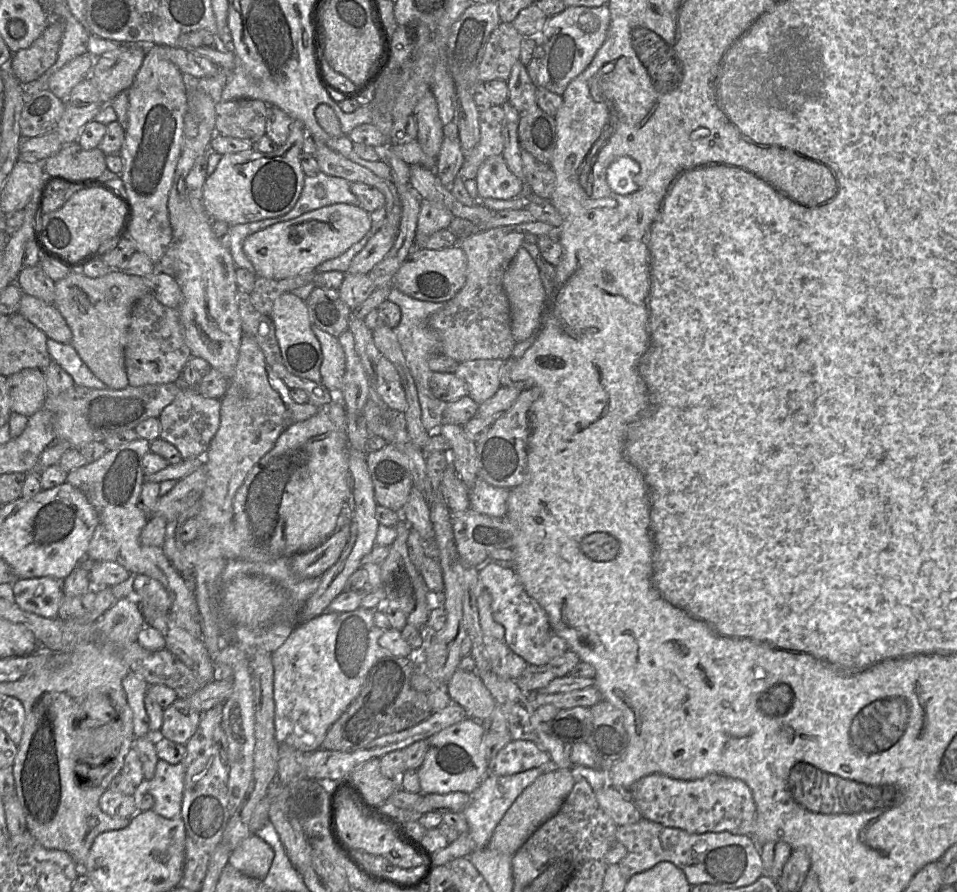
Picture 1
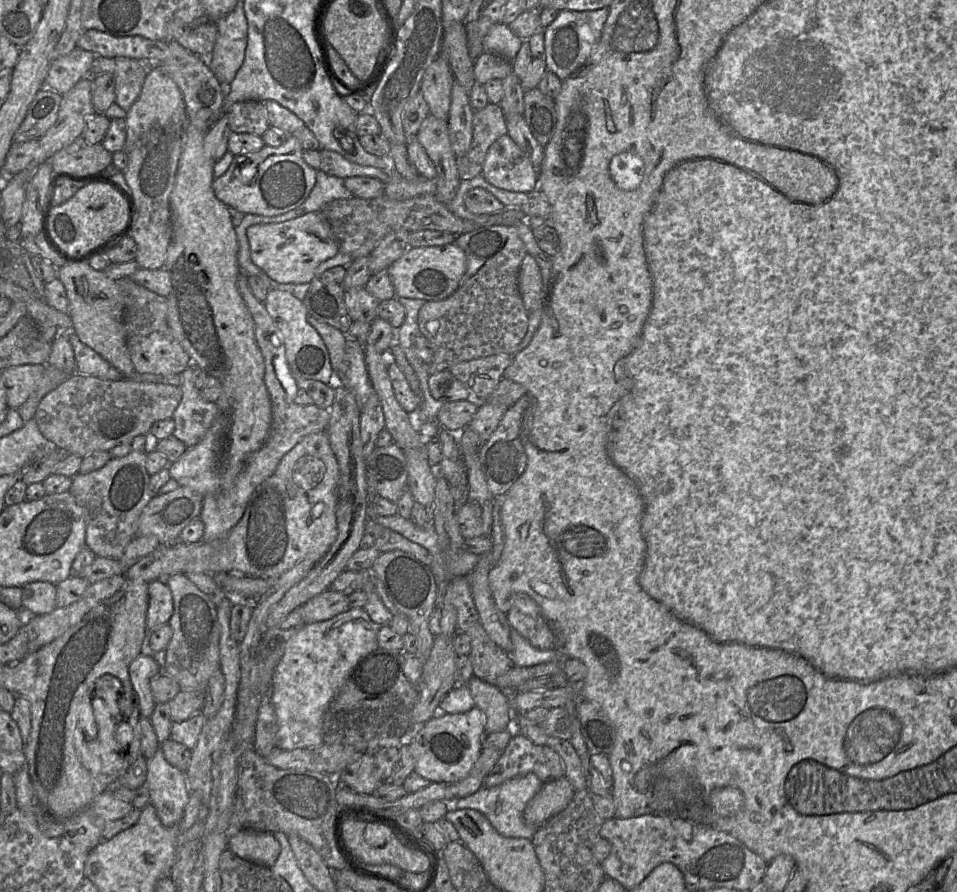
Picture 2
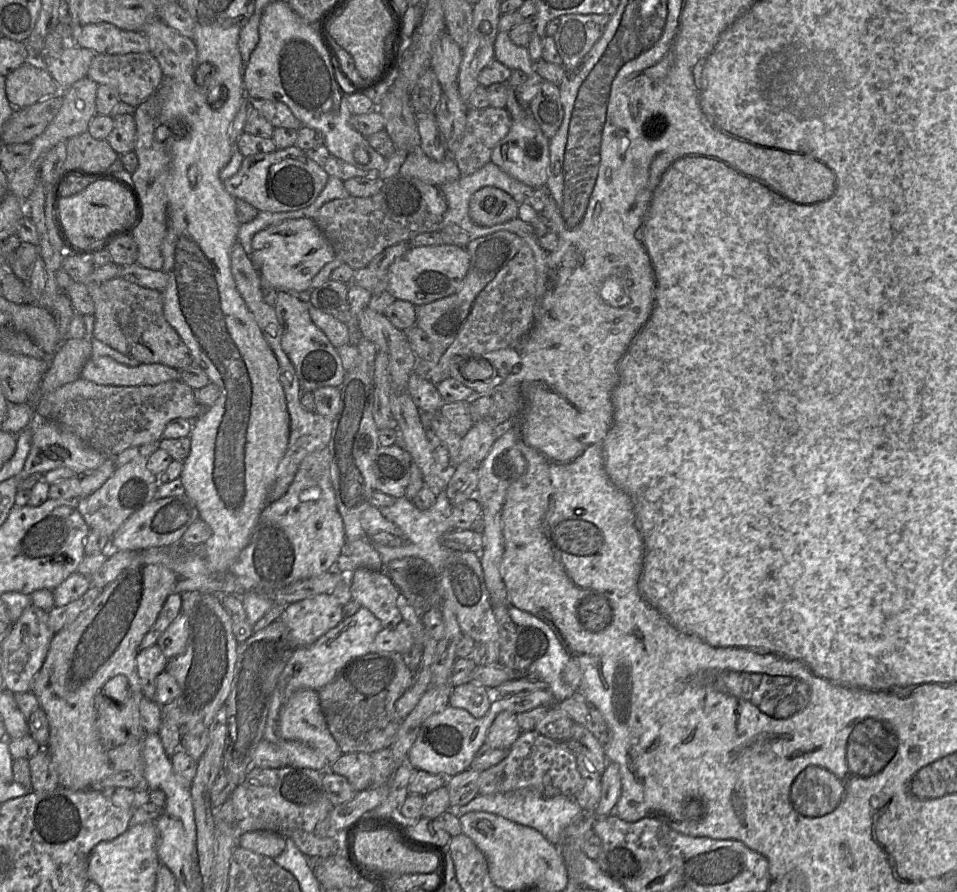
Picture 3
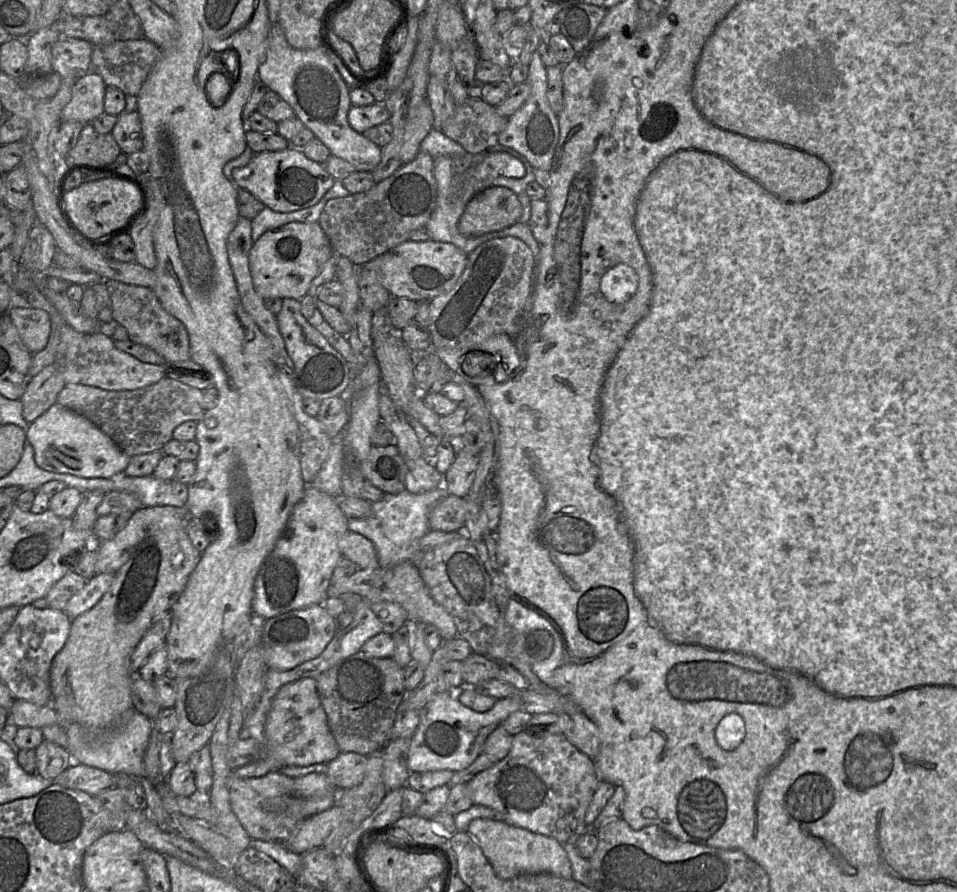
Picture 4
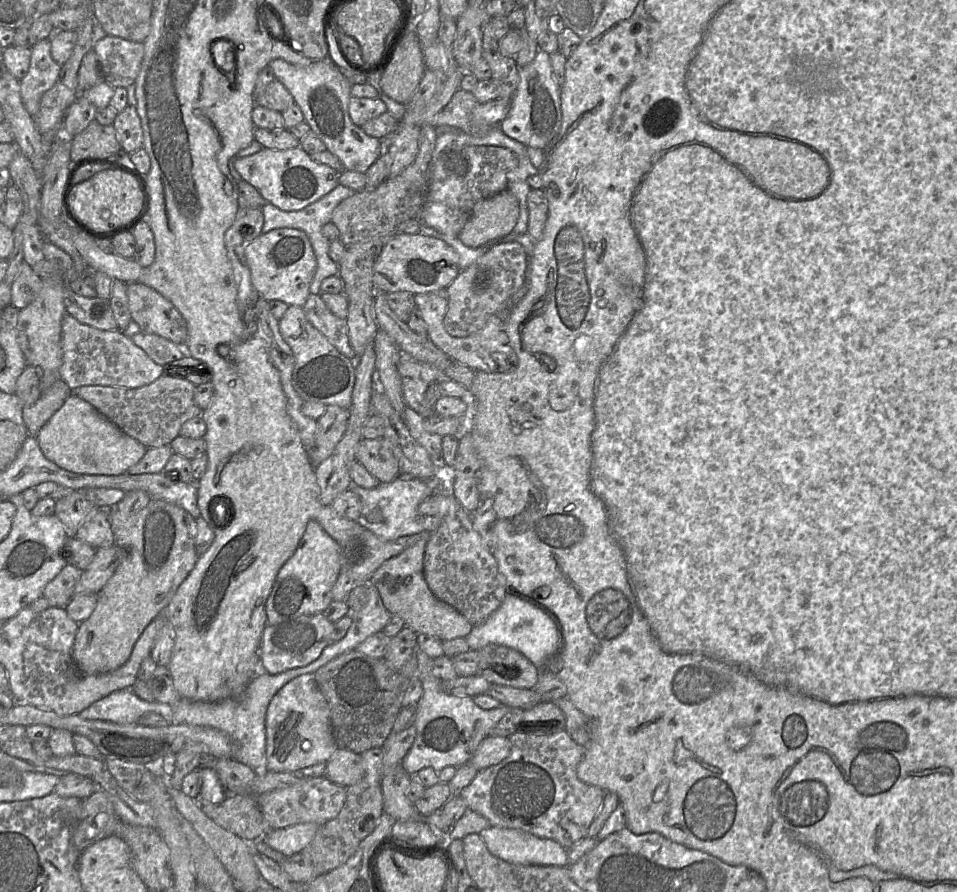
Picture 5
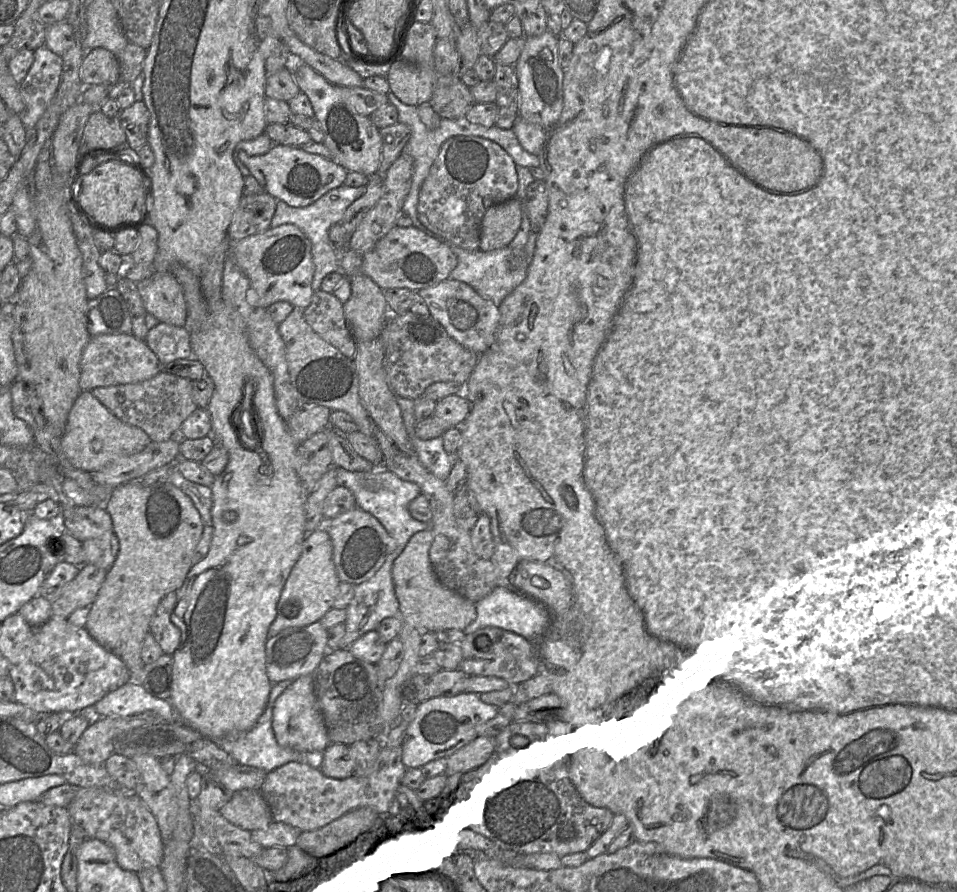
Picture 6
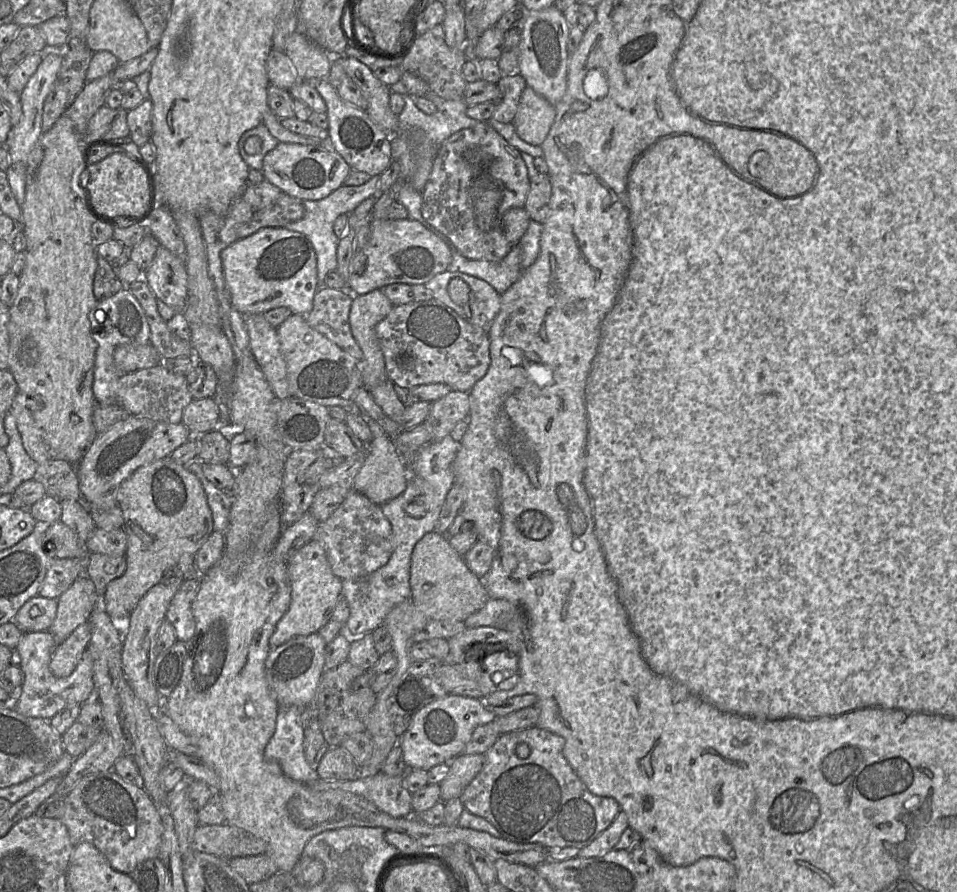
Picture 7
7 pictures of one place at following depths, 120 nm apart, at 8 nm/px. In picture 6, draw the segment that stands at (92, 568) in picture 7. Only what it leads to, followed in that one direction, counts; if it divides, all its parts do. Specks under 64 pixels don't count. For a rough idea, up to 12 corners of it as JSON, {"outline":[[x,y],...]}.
{"outline":[[110,531],[82,542],[85,563],[108,571],[119,542]]}

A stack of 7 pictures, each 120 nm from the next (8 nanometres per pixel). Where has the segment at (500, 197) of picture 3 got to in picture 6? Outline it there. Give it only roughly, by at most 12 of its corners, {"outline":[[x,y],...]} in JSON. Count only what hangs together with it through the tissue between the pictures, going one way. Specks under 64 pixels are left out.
{"outline":[[517,197],[490,206],[479,250],[508,246],[519,231]]}

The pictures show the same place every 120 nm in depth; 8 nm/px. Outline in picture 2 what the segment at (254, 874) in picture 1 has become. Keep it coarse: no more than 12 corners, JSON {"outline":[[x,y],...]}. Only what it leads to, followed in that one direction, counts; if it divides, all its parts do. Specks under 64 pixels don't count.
{"outline":[[241,829],[228,848],[271,867],[281,852],[271,832]]}

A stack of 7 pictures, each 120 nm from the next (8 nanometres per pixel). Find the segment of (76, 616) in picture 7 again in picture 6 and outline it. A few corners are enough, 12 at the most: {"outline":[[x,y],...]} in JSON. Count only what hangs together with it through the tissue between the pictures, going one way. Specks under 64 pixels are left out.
{"outline":[[84,563],[52,603],[52,617],[89,608],[107,571]]}

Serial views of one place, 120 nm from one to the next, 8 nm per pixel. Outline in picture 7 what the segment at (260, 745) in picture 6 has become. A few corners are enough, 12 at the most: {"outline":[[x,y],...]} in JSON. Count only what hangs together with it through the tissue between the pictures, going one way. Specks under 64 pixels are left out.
{"outline":[[302,706],[279,707],[264,749],[293,780],[319,777],[305,758]]}

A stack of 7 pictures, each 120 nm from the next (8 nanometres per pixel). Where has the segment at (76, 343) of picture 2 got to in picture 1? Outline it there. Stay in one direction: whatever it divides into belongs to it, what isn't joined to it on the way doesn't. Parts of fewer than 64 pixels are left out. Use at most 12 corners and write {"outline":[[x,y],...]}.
{"outline":[[48,338],[52,361],[75,385],[106,388],[82,361],[72,344]]}

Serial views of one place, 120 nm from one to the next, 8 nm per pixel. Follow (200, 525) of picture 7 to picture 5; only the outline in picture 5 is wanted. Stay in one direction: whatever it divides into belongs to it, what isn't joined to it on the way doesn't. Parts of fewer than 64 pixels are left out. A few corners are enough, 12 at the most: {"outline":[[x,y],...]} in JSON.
{"outline":[[104,511],[120,551],[78,625],[82,675],[123,665],[199,558],[195,519]]}

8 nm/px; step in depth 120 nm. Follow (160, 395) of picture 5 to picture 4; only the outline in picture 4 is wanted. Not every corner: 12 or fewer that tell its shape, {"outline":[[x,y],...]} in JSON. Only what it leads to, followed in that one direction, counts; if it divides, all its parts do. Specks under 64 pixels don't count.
{"outline":[[169,377],[109,391],[65,384],[60,404],[130,457],[200,421],[200,390]]}

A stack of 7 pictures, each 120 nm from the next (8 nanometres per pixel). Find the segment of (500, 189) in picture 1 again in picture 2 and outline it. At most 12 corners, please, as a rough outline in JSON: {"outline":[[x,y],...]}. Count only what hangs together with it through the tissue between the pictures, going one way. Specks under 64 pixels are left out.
{"outline":[[508,134],[489,148],[491,185],[530,193],[539,171]]}

